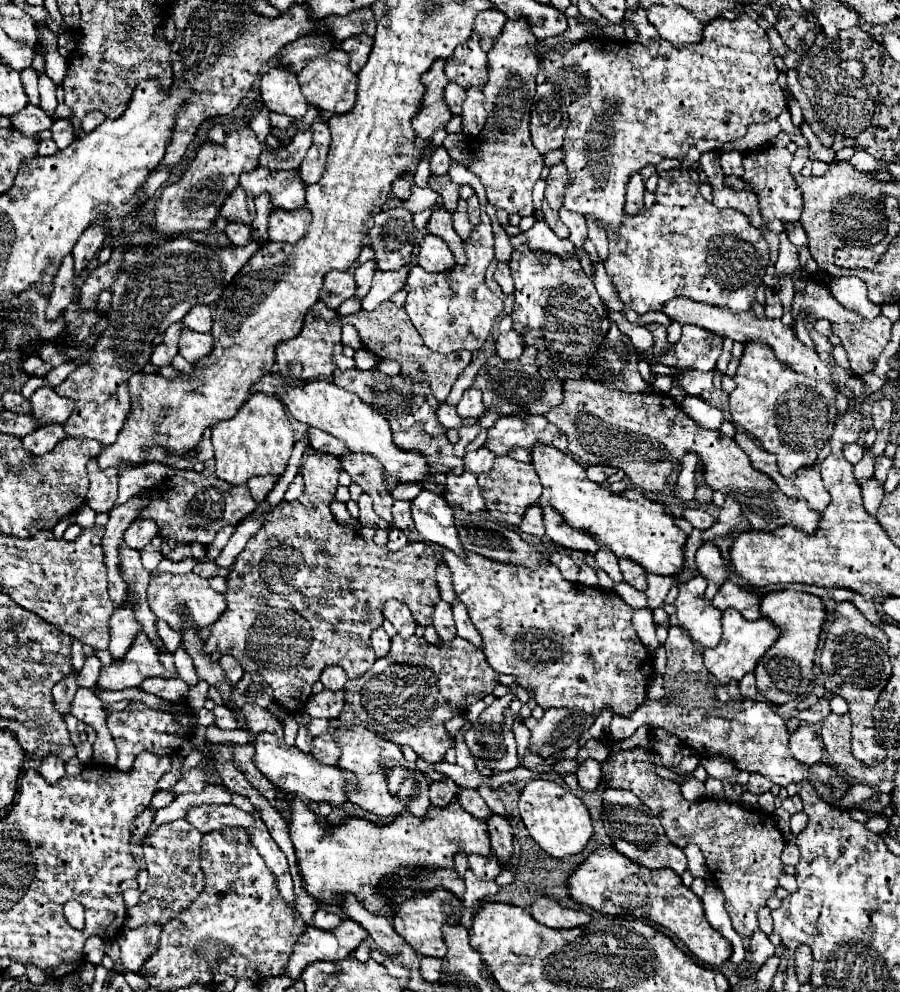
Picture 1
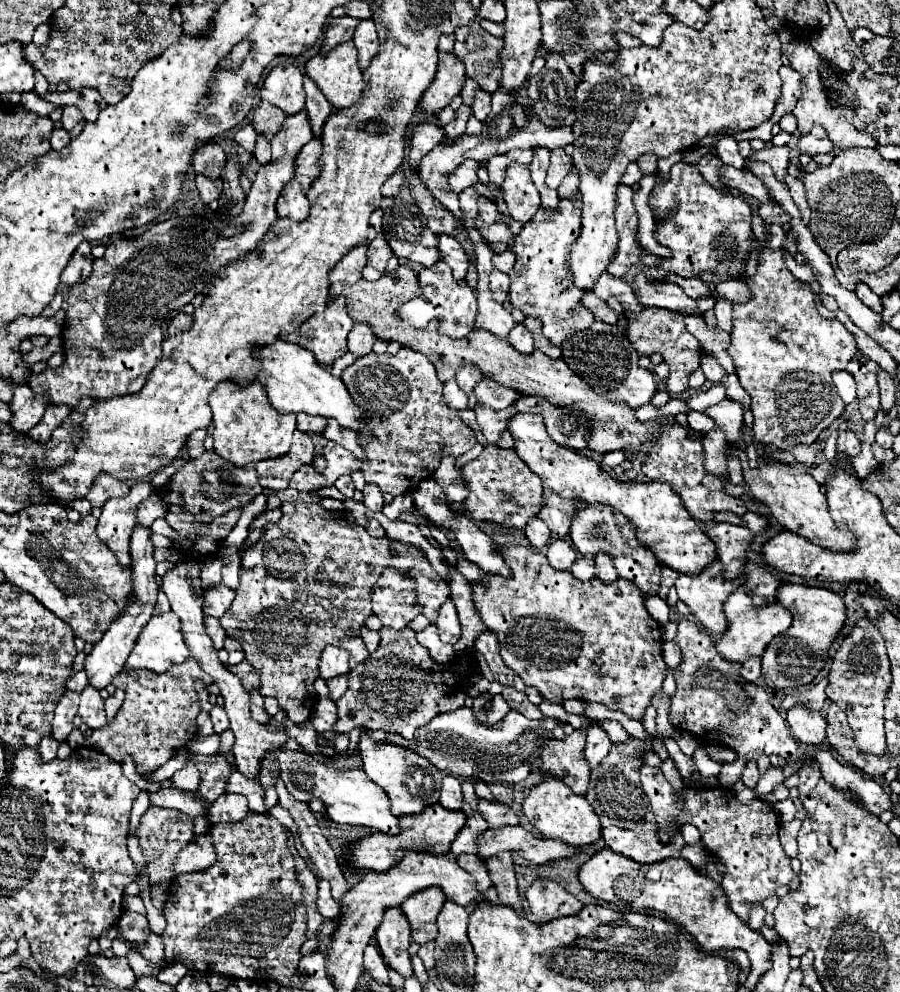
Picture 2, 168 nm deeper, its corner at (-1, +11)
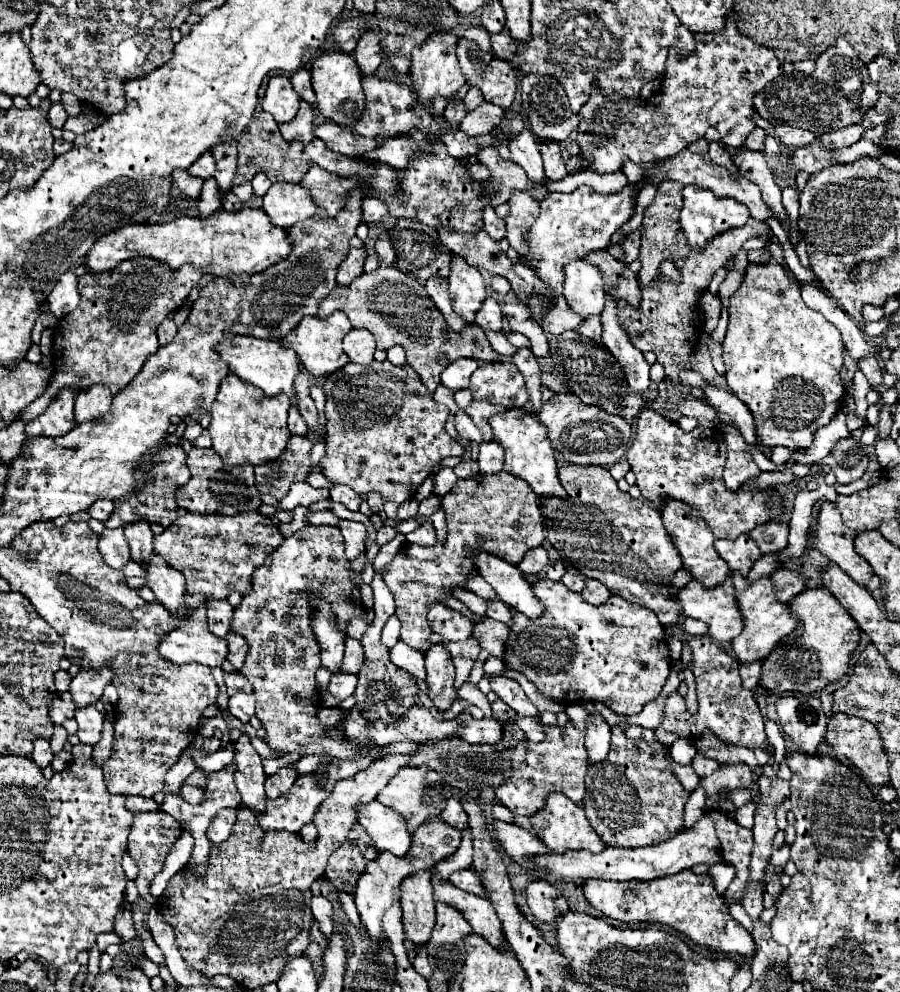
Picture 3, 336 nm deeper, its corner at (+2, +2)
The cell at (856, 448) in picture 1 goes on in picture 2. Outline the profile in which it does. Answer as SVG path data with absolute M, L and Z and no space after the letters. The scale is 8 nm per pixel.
M843 431L843 433L839 433L837 449L845 451L849 457L855 457L859 453L859 449L861 449L861 441L853 431Z

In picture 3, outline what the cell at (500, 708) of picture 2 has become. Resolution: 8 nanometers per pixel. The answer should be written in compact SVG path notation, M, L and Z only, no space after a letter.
M464 682L460 688L458 688L458 698L462 698L462 700L466 700L468 704L472 704L472 706L478 706L482 712L484 712L484 716L492 716L492 710L490 710L490 702L488 702L488 698L478 690L478 686L476 684L472 684L472 682Z

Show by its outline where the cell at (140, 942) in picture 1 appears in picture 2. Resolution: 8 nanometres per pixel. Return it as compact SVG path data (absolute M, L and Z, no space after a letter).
M149 929L148 939L143 945L138 947L138 952L147 959L147 961L153 961L155 965L160 965L160 968L164 968L164 943L163 937L156 935Z

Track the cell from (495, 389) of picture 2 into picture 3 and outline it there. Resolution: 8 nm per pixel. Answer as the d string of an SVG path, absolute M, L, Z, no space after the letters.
M502 356L502 358L504 362L488 362L488 364L478 366L478 370L470 378L470 392L476 400L488 400L504 408L522 408L528 402L524 378L510 356Z

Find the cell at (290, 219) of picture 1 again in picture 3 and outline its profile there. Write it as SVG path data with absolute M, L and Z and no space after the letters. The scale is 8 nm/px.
M278 182L266 192L264 210L268 212L272 224L292 228L296 222L312 218L316 214L316 204L308 190L304 190L300 184Z

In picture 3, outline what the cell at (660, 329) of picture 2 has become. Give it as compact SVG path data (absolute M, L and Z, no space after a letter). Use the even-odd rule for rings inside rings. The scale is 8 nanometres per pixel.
M664 180L658 186L658 192L652 204L644 210L644 220L640 228L640 254L638 260L642 262L640 272L640 306L628 306L628 302L618 300L618 322L620 328L630 336L630 342L642 352L654 352L656 360L664 366L666 378L678 386L680 370L690 368L690 354L700 340L702 334L702 318L698 310L700 296L708 290L708 284L718 268L732 258L748 238L764 236L770 232L766 222L748 220L744 226L736 230L726 230L712 238L704 250L688 250L688 242L684 238L676 238L676 230L680 230L680 210L682 210L682 188L680 182ZM662 260L670 260L682 274L680 282L670 280L668 276L660 274Z

